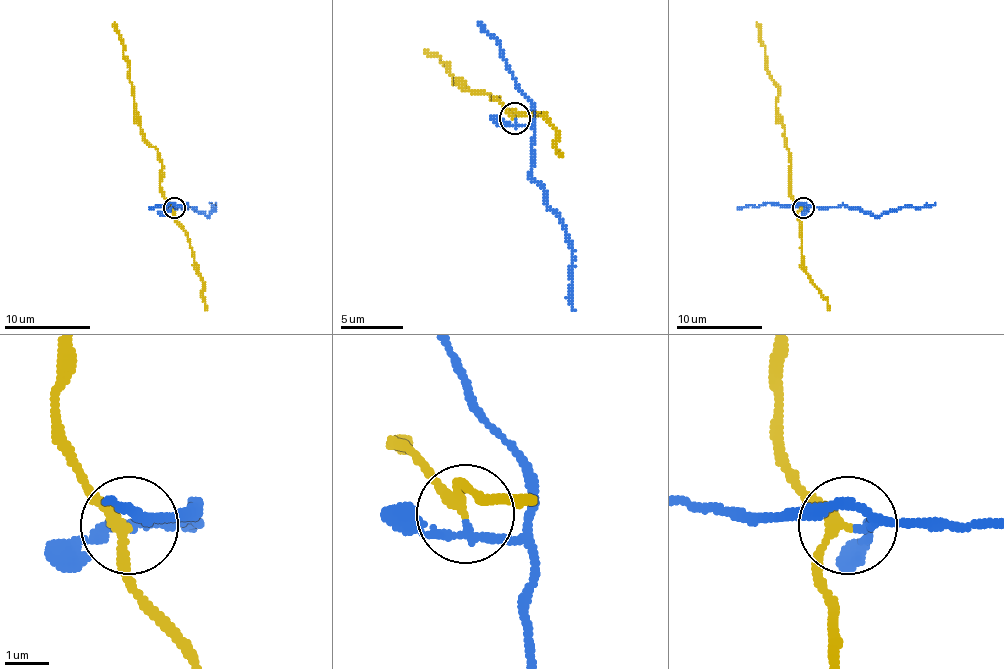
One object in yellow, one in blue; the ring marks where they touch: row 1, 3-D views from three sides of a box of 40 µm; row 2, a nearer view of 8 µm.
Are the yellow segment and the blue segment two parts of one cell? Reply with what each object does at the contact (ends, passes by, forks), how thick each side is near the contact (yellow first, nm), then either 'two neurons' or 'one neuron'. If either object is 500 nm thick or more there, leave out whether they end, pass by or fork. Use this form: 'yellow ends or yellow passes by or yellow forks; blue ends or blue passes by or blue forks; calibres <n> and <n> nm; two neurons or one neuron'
yellow passes by; blue passes by; calibres 220 and 170 nm; two neurons

